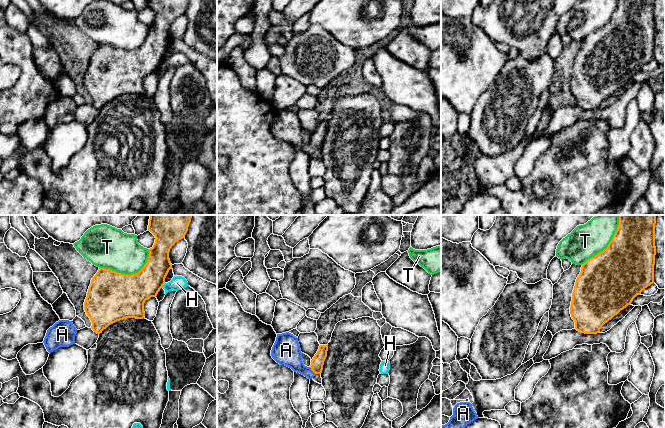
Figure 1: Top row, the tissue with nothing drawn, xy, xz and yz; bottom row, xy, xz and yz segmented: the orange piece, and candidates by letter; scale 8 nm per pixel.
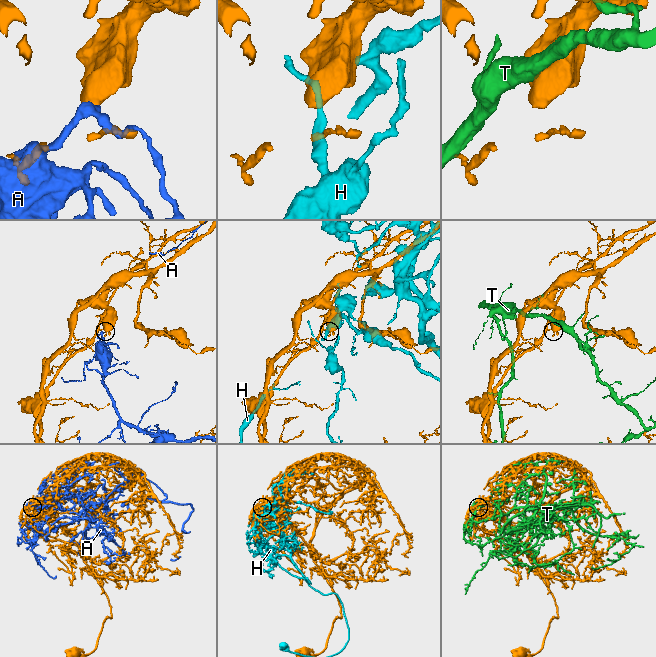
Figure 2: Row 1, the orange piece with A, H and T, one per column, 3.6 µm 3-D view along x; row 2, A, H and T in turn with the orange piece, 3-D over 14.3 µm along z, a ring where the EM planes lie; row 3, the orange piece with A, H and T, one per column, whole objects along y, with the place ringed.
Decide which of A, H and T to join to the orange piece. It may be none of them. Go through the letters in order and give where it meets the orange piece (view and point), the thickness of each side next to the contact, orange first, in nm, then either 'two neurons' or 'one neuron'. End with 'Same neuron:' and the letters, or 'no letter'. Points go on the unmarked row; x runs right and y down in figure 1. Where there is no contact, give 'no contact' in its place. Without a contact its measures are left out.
A: contact xz (312, 146); calibres 100 and 220 nm; two neurons
H: contact xy (163, 60); calibres 260 and 110 nm; two neurons
T: contact xy (129, 51); calibres 400 and 320 nm; two neurons
Same neuron: no letter

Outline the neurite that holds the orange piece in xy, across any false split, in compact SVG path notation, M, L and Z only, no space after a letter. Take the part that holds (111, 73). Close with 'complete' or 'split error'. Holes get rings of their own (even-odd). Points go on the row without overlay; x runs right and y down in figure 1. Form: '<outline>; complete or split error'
M149 0L148 7L155 12L155 19L149 25L149 33L144 43L135 50L125 51L110 45L99 44L91 56L84 86L92 98L92 106L102 109L109 101L127 94L143 95L145 93L144 79L151 73L156 73L165 60L165 54L172 44L169 28L172 22L183 15L189 0Z; complete

